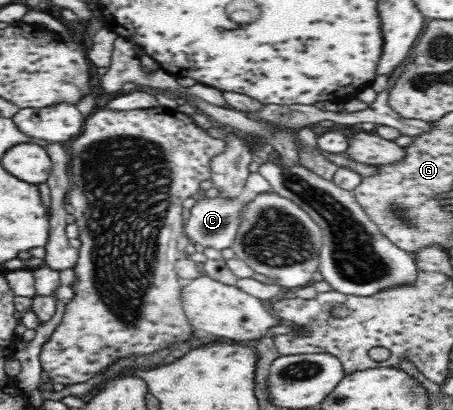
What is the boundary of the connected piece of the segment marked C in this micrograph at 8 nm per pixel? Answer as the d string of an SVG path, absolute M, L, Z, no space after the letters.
M203 193L197 196L197 203L191 208L190 217L186 219L186 235L195 245L212 247L216 250L230 248L240 225L240 215L248 201L247 195L224 200L208 199Z

